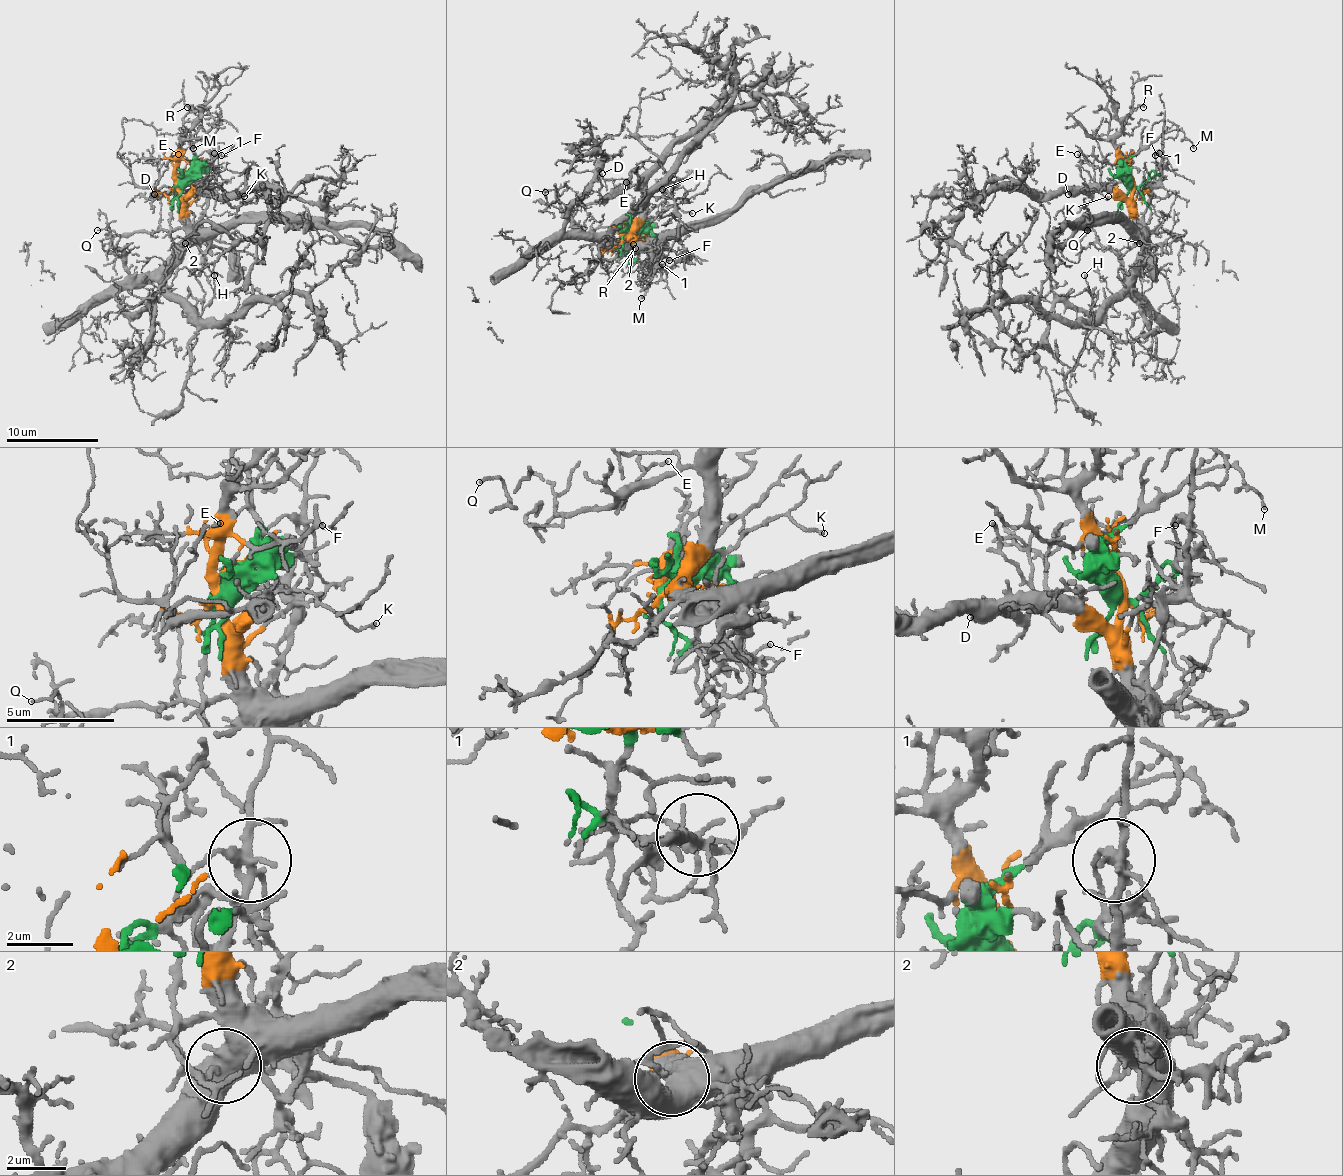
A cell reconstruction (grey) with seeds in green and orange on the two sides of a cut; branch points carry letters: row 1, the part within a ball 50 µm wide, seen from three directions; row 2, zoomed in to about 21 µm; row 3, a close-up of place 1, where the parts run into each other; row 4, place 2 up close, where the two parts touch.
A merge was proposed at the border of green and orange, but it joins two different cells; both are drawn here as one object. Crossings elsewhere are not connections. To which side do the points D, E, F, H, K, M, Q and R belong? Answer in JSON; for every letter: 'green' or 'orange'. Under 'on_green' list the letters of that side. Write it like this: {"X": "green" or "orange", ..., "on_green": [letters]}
{"D": "orange", "E": "orange", "F": "green", "H": "orange", "K": "orange", "M": "green", "Q": "orange", "R": "orange", "on_green": ["F", "M"]}

